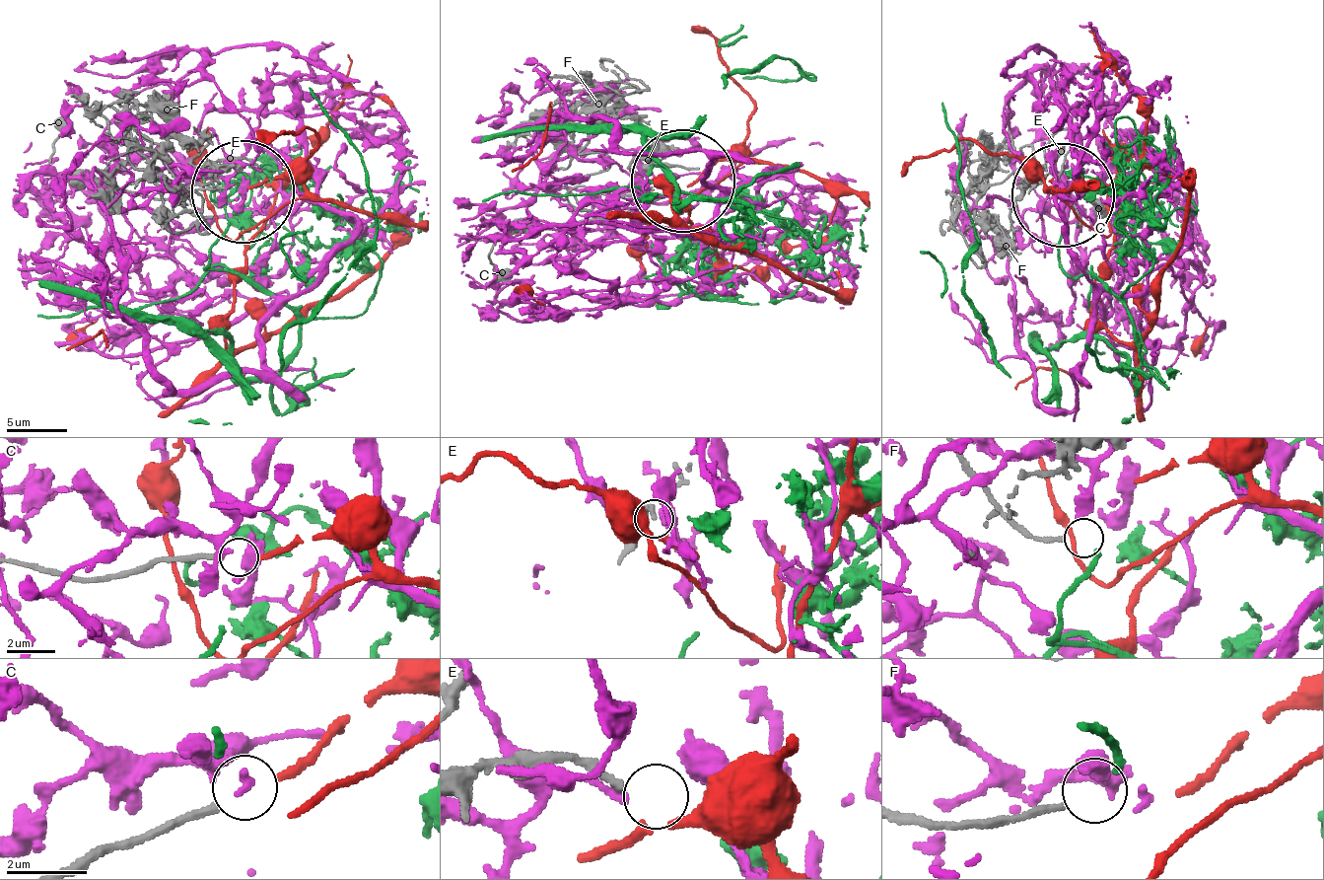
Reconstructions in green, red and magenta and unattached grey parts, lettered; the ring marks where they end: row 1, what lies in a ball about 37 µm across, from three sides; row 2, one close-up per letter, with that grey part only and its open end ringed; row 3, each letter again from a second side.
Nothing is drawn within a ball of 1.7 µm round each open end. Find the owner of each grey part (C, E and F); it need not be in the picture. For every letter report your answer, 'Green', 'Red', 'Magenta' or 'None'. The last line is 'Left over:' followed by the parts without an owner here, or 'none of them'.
C: Red
E: None
F: Green
Left over: E

